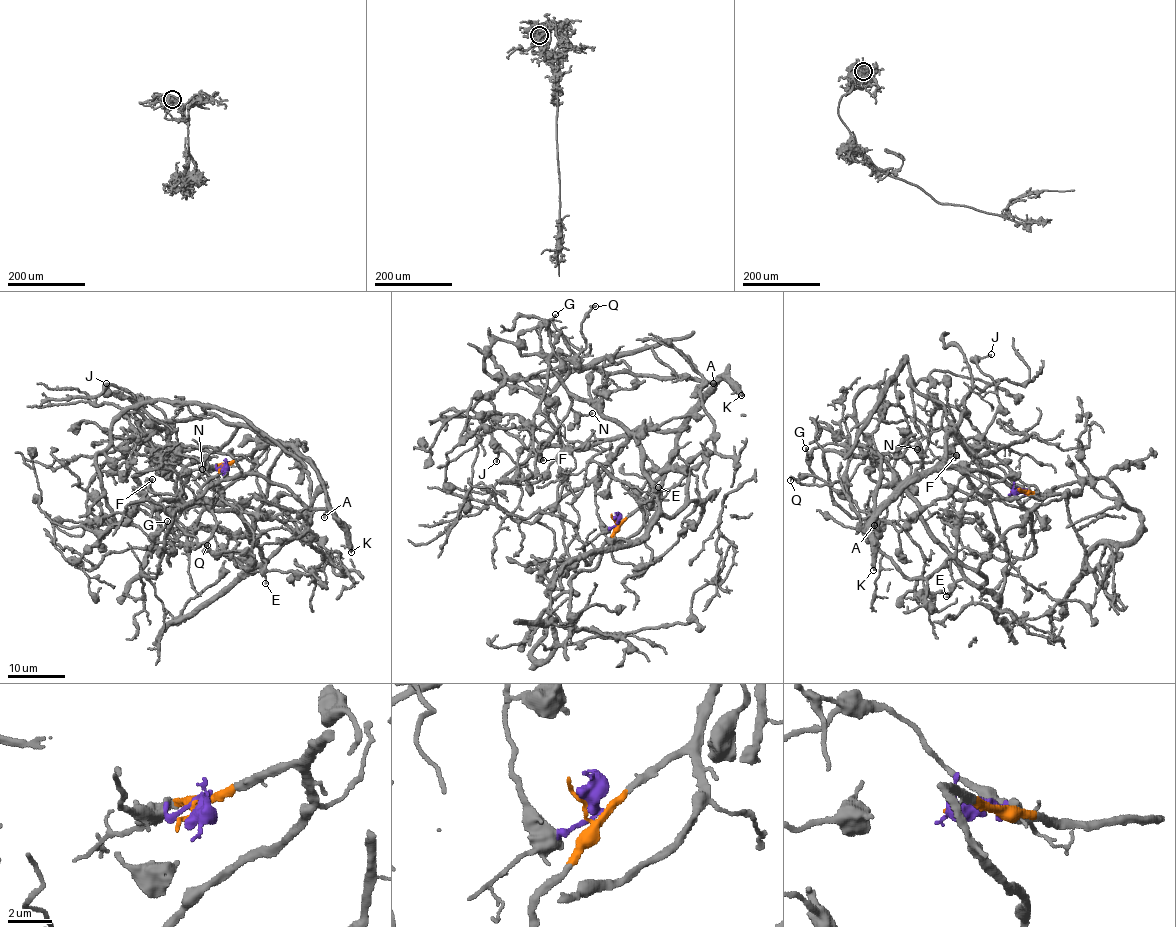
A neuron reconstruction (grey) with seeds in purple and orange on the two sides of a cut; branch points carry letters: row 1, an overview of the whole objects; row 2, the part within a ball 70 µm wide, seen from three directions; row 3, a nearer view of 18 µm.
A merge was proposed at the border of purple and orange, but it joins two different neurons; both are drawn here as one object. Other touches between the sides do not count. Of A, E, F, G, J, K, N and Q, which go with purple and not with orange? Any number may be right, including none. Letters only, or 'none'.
E, F, G, N, Q

